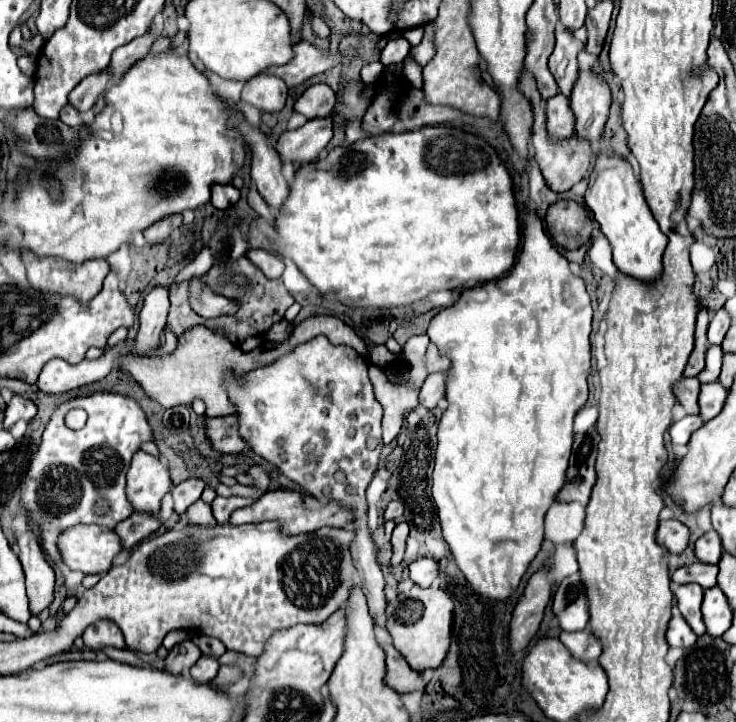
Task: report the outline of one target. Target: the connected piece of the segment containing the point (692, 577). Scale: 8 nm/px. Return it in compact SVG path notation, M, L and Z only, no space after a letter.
M694 562L694 564L690 564L690 566L678 568L678 570L672 574L672 582L676 582L676 584L696 582L696 584L700 584L702 588L714 588L714 586L716 586L716 576L718 576L718 566Z

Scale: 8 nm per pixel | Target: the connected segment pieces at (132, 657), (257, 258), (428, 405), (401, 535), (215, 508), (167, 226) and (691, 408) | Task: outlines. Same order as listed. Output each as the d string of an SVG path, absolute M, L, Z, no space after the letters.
M104 648L102 652L104 652L108 658L116 660L116 662L126 662L126 664L130 664L130 666L144 666L144 664L142 664L142 660L140 660L134 652L130 652L128 648L126 648L126 650L118 650L118 648Z
M248 250L244 254L252 264L256 264L268 278L278 278L284 272L284 262L280 256L266 250Z
M442 372L442 374L430 374L424 380L424 384L420 388L420 394L418 394L418 402L426 410L436 408L438 400L444 398L444 382L446 382L446 372Z
M398 522L394 532L392 532L392 566L398 566L404 558L404 548L406 548L406 538L408 538L408 524L406 522Z
M216 496L214 502L212 502L212 512L214 512L214 518L218 524L224 524L228 522L230 514L240 508L240 506L250 506L254 500L252 498L242 498L242 496L230 496L230 498L222 498L222 496Z
M176 214L176 216L164 218L164 220L160 220L158 224L146 228L144 238L146 238L148 244L162 244L162 242L168 240L168 238L172 236L172 232L174 232L176 228L180 228L180 226L182 226L182 216Z
M682 378L674 384L674 396L686 410L686 414L698 414L700 382L696 378Z

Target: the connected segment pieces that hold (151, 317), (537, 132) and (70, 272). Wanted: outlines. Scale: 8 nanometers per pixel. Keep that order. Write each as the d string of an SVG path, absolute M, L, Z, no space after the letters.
M154 288L140 310L140 330L132 348L132 356L146 356L160 346L160 334L166 326L170 300L166 288Z
M524 70L522 78L520 78L520 90L526 94L526 98L532 102L532 108L534 108L534 128L532 128L532 146L536 150L536 162L542 170L542 176L546 180L546 184L554 190L554 192L566 192L570 190L574 184L578 184L590 170L592 166L592 156L594 156L594 150L590 144L586 144L586 140L578 140L576 136L560 142L560 144L552 144L548 140L548 134L546 134L546 114L540 106L540 96L538 96L538 88L536 88L536 80Z
M24 252L22 262L26 266L28 282L32 284L32 288L36 288L40 292L58 294L58 296L74 296L78 302L90 302L102 290L102 282L110 272L110 264L106 260L102 260L102 258L86 260L84 264L66 264L66 260L38 258L38 256L30 254L30 252Z

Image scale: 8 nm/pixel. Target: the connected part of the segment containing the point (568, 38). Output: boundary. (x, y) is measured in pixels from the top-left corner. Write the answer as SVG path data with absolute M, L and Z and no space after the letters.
M560 24L556 28L556 46L548 60L548 68L558 82L560 94L566 98L572 94L574 82L578 80L578 62L576 56L582 50L582 42L578 42L570 32L566 32Z

